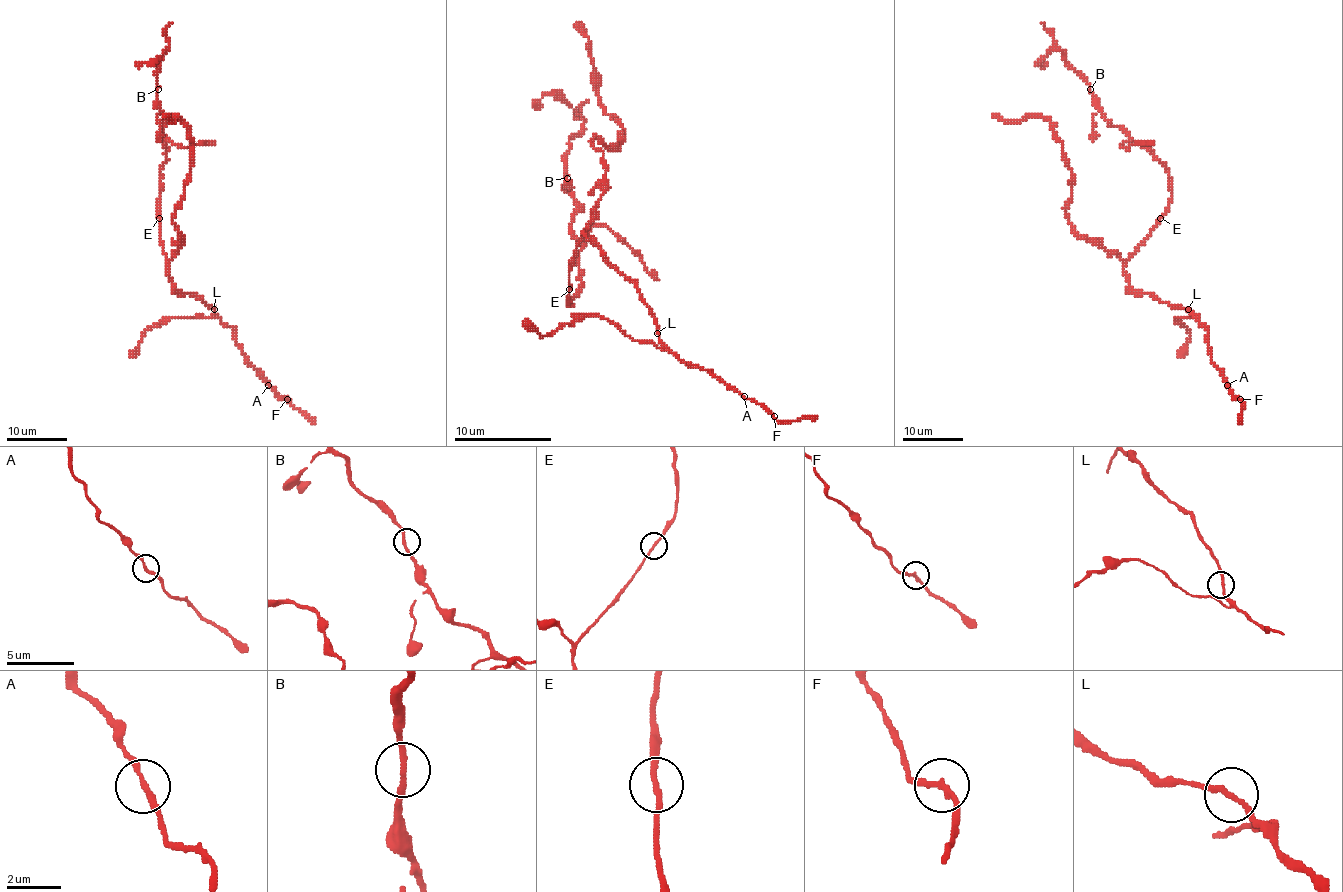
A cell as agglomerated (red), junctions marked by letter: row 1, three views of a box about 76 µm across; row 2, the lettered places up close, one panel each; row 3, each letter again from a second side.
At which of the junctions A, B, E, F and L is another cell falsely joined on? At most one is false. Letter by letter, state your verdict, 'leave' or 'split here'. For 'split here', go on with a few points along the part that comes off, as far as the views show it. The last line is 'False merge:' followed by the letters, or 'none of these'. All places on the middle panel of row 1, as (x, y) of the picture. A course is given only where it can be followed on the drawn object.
A: leave
B: leave
E: leave
F: leave
L: leave
False merge: none of these

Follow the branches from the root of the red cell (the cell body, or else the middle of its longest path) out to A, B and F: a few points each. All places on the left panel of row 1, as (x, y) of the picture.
A: (161, 242), (173, 286), (194, 294), (234, 330), (234, 339), (247, 362), (268, 385)
B: (161, 242), (159, 191), (161, 166), (167, 159), (167, 139), (161, 133), (164, 118), (158, 104), (158, 89)
F: (161, 242), (173, 286), (211, 306), (234, 330), (234, 339), (247, 362), (287, 399)

